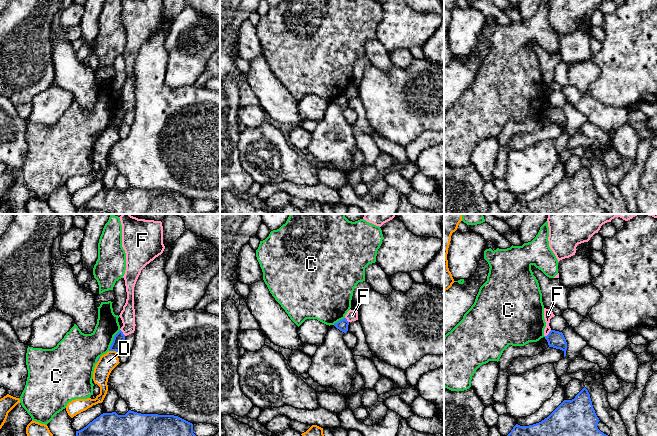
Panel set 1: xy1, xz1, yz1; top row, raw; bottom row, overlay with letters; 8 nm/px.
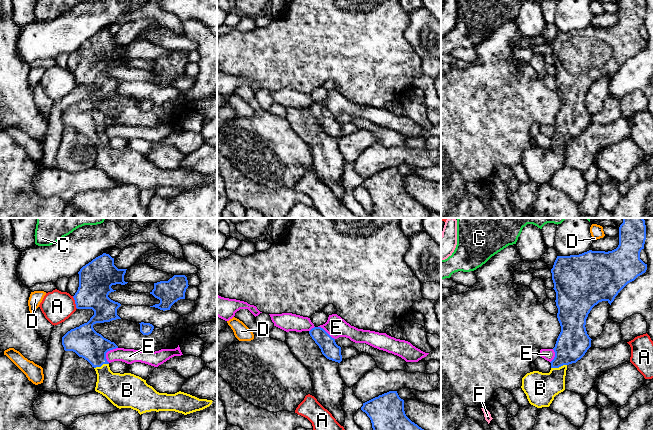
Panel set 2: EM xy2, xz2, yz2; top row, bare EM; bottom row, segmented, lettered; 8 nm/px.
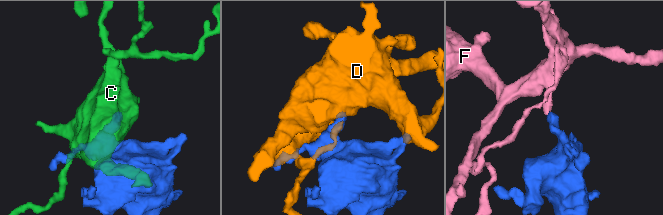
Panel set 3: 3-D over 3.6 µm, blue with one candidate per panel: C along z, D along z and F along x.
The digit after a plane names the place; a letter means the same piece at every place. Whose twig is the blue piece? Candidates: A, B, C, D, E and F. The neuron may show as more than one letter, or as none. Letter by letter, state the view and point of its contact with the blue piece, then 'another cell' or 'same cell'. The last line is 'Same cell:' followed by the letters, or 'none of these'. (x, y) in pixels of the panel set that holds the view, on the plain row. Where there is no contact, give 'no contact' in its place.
A: xy2 (75, 78) | another cell
B: yz2 (558, 143) | same cell
C: xy1 (113, 116) | another cell
D: xy1 (113, 126) | another cell
E: xy2 (107, 127) | another cell
F: yz1 (549, 109) | another cell
Same cell: B

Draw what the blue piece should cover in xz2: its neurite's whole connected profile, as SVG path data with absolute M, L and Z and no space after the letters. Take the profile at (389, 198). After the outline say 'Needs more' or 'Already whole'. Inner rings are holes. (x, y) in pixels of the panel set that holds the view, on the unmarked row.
M389 167L365 179L361 186L370 194L373 204L371 218L430 218L431 211L417 200L412 198L405 190L404 176L397 167Z. Already whole

